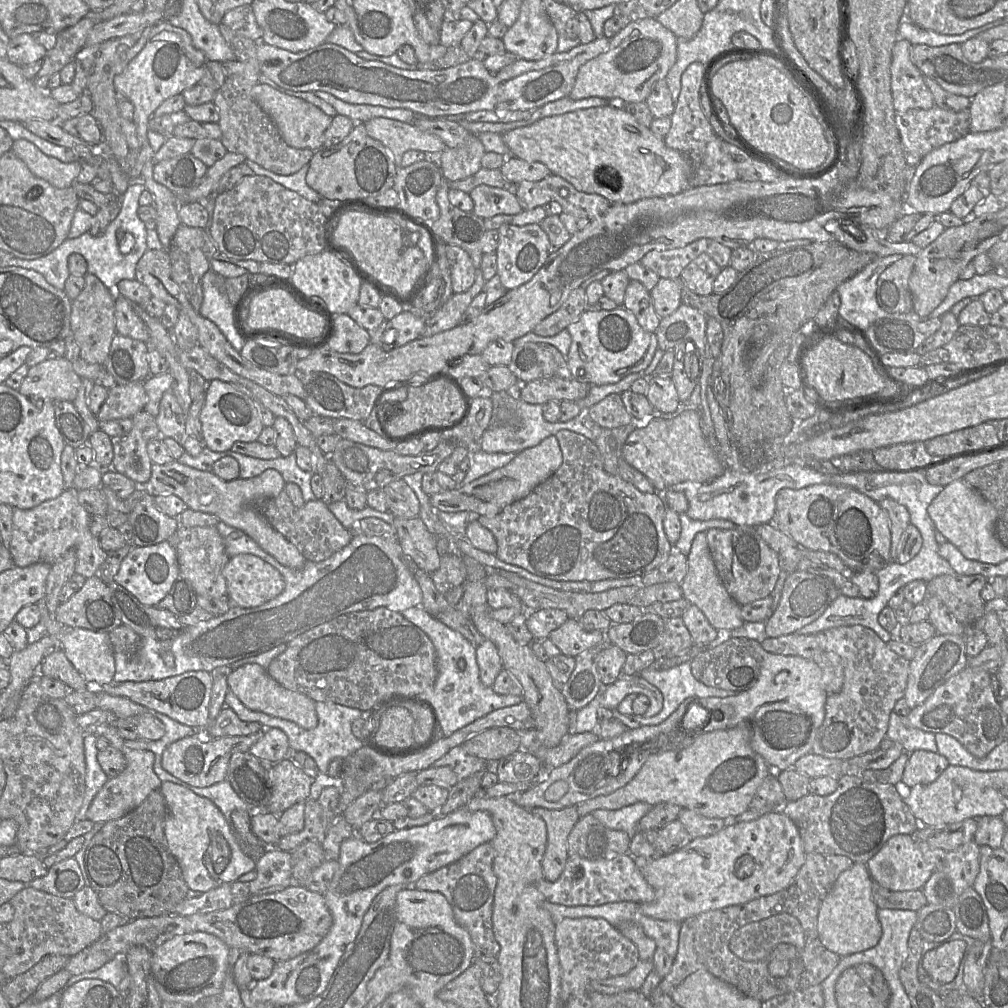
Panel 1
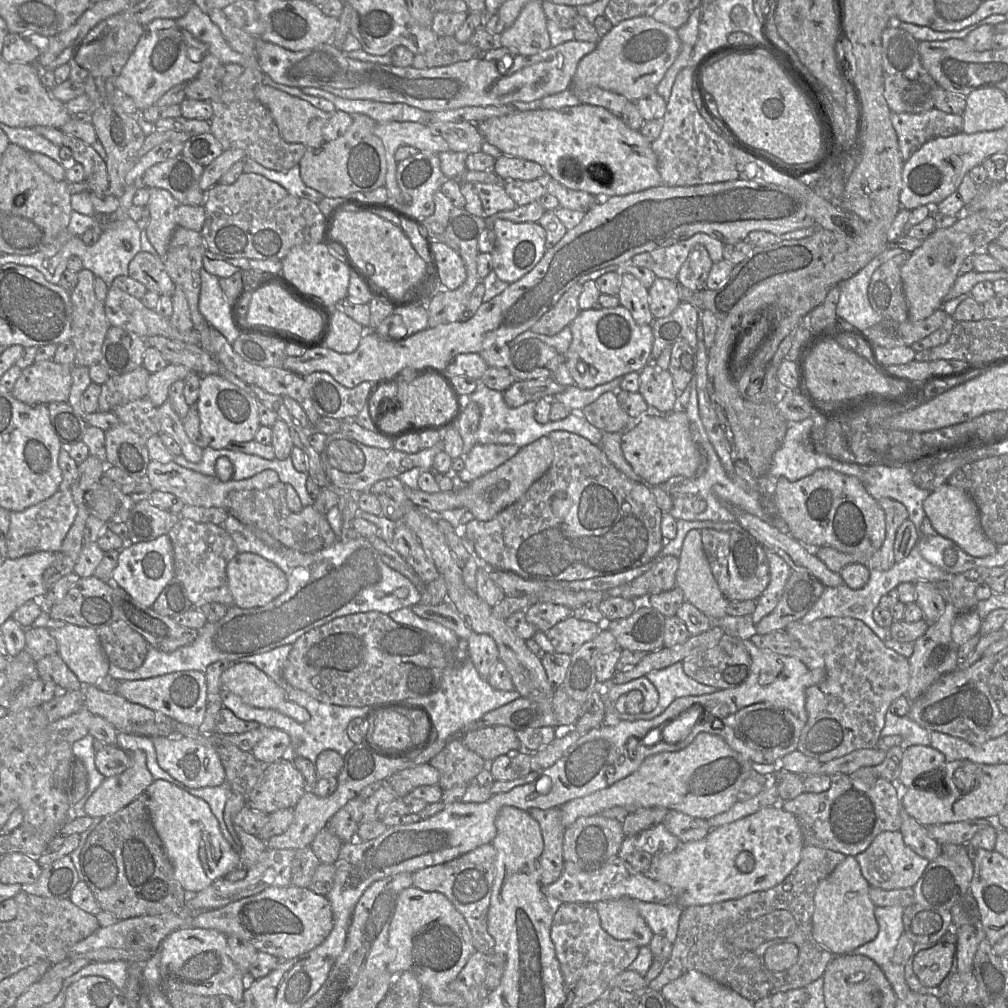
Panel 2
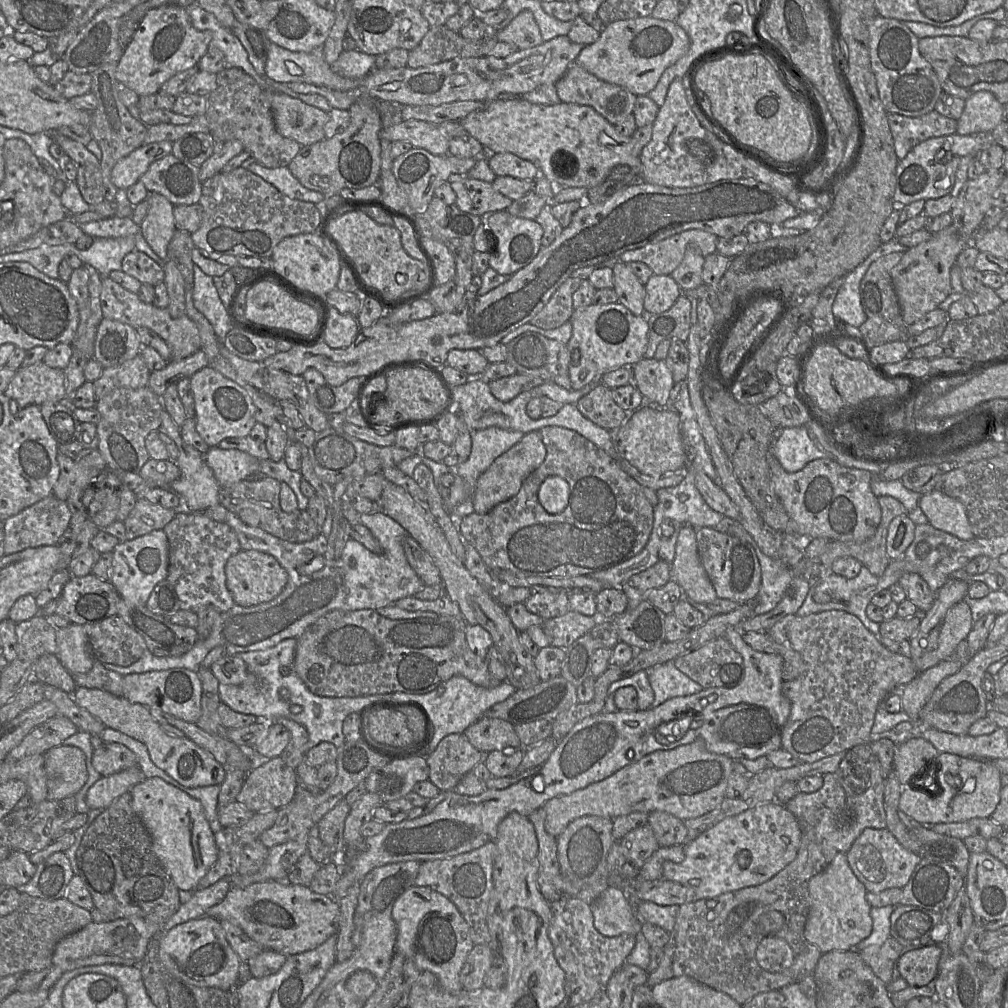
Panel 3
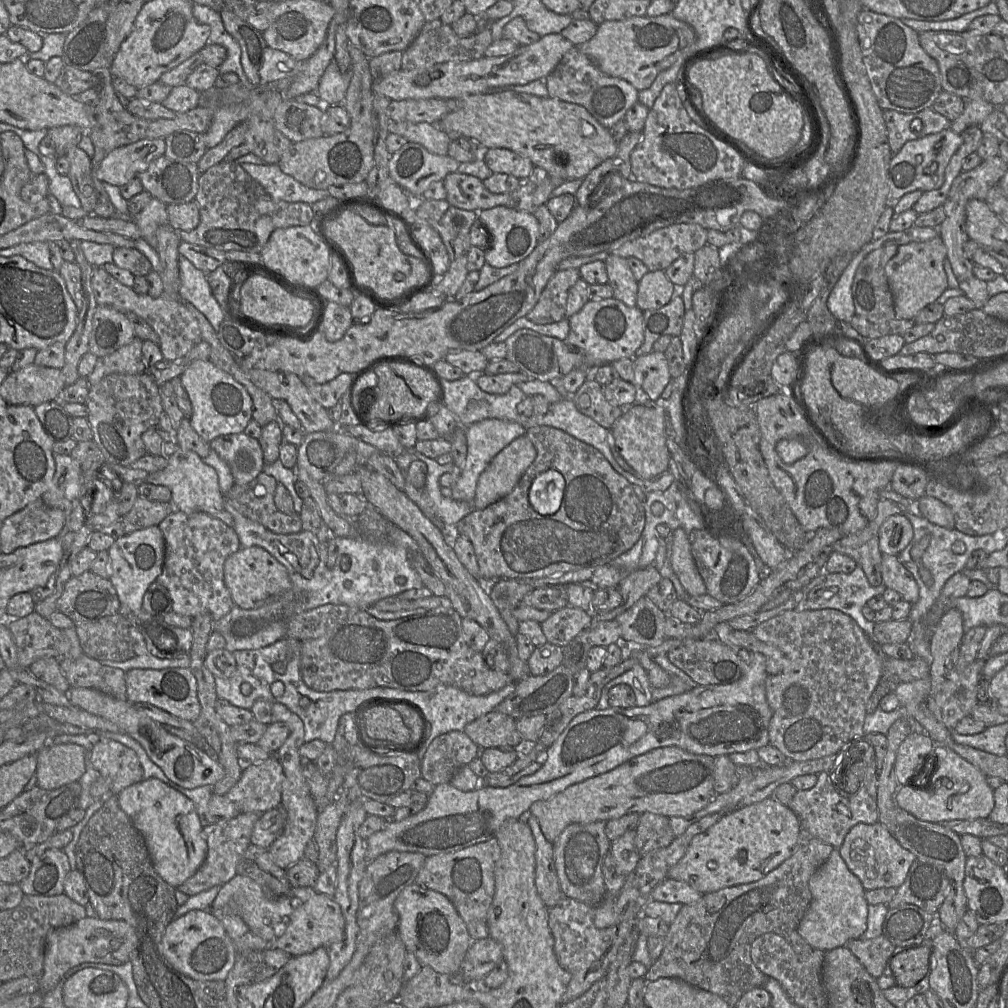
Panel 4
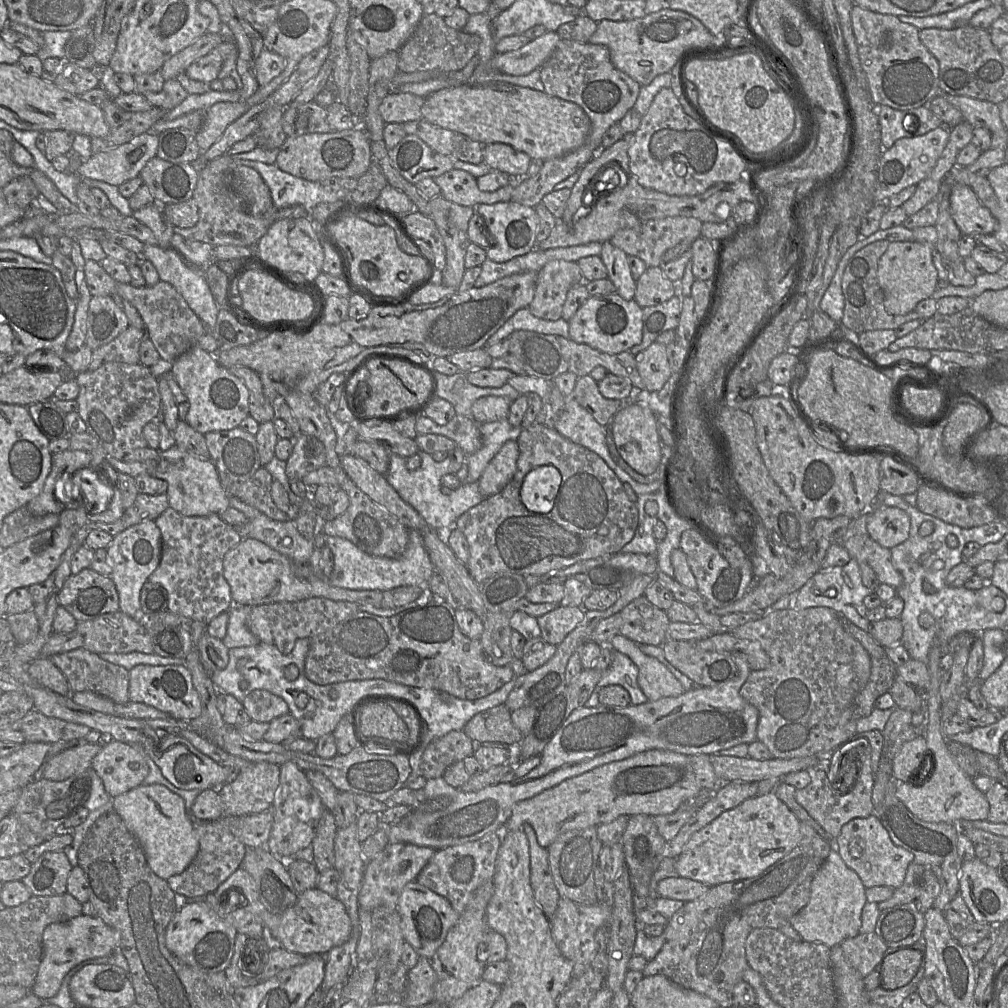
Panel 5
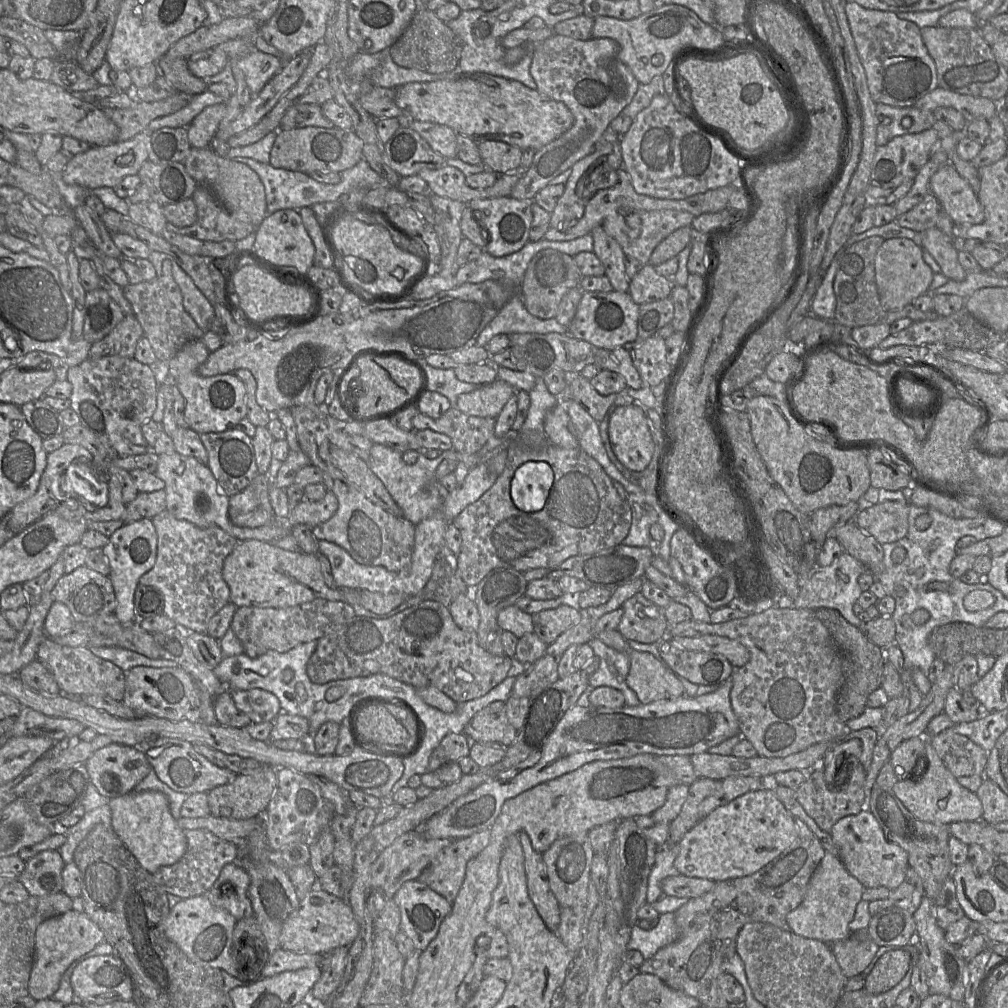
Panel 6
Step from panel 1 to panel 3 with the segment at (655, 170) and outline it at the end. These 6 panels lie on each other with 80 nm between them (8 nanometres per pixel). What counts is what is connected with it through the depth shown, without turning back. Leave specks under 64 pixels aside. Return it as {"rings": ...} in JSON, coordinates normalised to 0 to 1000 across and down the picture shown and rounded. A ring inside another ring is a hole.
{"rings":[[[518,98],[487,99],[477,109],[455,119],[459,127],[473,138],[479,147],[491,152],[508,152],[528,161],[547,181],[559,186],[585,188],[598,183],[609,166],[621,164],[638,179],[635,158],[637,148],[632,148],[626,135],[611,130],[610,125],[583,104],[556,101],[531,103]],[[554,150],[567,153],[567,171],[555,166]]]}

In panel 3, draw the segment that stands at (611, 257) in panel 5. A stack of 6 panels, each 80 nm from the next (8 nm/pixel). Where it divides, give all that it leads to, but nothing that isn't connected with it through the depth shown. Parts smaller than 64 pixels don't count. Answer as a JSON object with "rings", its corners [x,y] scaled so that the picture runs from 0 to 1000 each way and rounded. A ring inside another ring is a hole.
{"rings":[[[617,259],[612,260],[607,268],[608,287],[612,292],[613,300],[629,313],[641,313],[639,308],[640,284]]]}

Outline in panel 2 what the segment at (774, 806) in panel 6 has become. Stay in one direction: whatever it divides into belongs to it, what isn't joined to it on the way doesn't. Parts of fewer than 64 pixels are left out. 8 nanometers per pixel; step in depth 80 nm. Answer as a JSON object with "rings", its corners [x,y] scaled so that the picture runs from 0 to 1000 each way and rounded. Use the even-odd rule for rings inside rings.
{"rings":[[[772,798],[772,799],[756,802],[743,810],[732,813],[728,815],[725,815],[717,819],[707,821],[704,823],[701,829],[695,833],[676,836],[669,844],[649,850],[648,856],[645,859],[644,865],[642,867],[646,871],[651,872],[665,879],[671,888],[671,897],[677,902],[684,899],[707,897],[720,893],[733,892],[744,886],[762,883],[772,878],[783,868],[783,866],[793,856],[795,852],[795,845],[797,839],[798,839],[798,833],[794,822],[794,818],[790,811],[786,807],[779,805],[775,801],[775,799]]]}

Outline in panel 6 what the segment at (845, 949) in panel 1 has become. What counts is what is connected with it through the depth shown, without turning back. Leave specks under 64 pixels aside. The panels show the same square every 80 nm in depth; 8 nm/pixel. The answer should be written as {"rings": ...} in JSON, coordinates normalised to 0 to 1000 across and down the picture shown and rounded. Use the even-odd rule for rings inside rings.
{"rings":[[[819,845],[805,869],[797,894],[780,909],[786,925],[821,937],[841,931],[844,928],[842,917],[847,911],[850,897],[855,893],[857,882],[831,849]]]}

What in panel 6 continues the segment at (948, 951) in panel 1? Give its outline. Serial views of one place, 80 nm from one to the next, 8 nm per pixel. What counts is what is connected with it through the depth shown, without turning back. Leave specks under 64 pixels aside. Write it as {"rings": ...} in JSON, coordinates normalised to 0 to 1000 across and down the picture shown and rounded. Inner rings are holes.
{"rings":[[[899,940],[877,945],[859,968],[856,981],[861,986],[882,983],[898,969],[904,955],[904,945]]]}

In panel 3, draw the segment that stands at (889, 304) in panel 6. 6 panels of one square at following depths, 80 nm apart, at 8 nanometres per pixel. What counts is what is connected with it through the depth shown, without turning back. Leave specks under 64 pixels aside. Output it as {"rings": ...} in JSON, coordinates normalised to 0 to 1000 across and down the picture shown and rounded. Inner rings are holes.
{"rings":[[[942,223],[926,231],[922,238],[901,246],[896,251],[894,259],[884,268],[883,273],[898,321],[905,322],[921,310],[931,306],[942,293],[943,266],[961,242],[964,242],[963,237],[955,237],[949,227]]]}

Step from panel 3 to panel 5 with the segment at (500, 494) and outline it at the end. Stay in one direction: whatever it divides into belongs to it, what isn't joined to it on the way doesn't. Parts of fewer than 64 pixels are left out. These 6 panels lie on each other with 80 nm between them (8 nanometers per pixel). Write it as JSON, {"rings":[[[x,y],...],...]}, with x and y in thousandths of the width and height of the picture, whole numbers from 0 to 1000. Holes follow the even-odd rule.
{"rings":[[[506,437],[488,454],[474,476],[476,489],[481,494],[495,489],[509,474],[514,453],[514,440]]]}

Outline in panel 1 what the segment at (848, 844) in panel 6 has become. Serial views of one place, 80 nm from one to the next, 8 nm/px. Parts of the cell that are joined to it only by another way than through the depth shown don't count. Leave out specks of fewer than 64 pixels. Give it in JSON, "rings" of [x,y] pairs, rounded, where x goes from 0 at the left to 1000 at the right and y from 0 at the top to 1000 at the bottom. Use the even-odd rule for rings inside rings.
{"rings":[[[888,828],[858,857],[865,874],[882,884],[914,883],[927,860],[919,855],[909,834],[904,828]]]}

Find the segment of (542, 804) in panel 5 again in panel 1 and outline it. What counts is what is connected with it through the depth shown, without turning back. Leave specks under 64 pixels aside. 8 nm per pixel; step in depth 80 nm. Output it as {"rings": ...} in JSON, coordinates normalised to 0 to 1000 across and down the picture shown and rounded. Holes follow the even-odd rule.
{"rings":[[[735,718],[719,724],[696,727],[679,743],[646,749],[624,777],[606,788],[592,790],[574,797],[570,800],[572,806],[575,811],[578,811],[593,803],[611,804],[632,796],[640,796],[646,800],[667,797],[701,812],[725,813],[743,803],[752,781],[759,771],[768,765],[759,753],[745,742],[744,730],[743,720]]]}

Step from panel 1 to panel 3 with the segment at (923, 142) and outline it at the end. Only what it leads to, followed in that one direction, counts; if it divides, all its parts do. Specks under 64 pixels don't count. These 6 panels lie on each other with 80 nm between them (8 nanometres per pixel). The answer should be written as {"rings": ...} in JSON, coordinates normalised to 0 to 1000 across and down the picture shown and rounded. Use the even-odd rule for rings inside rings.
{"rings":[[[928,109],[910,116],[881,112],[880,117],[892,160],[912,142],[922,137],[946,133],[950,125],[950,119]]]}

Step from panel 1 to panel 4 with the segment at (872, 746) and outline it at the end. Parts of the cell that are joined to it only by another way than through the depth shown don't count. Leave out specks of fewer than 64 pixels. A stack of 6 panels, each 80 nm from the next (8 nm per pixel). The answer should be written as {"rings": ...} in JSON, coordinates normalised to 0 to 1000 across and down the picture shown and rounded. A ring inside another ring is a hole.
{"rings":[[[829,604],[800,605],[791,607],[790,605],[779,606],[763,615],[753,619],[745,625],[745,628],[754,636],[766,640],[772,644],[772,648],[781,656],[780,663],[774,663],[770,670],[762,670],[759,676],[760,693],[766,704],[766,711],[763,716],[763,739],[770,741],[777,747],[783,755],[801,755],[831,747],[835,741],[847,734],[857,730],[856,718],[860,710],[859,699],[867,687],[873,672],[877,666],[887,668],[894,677],[905,677],[908,675],[922,672],[922,658],[914,653],[902,655],[875,652],[869,646],[864,634],[859,630],[850,617],[842,610]]]}

